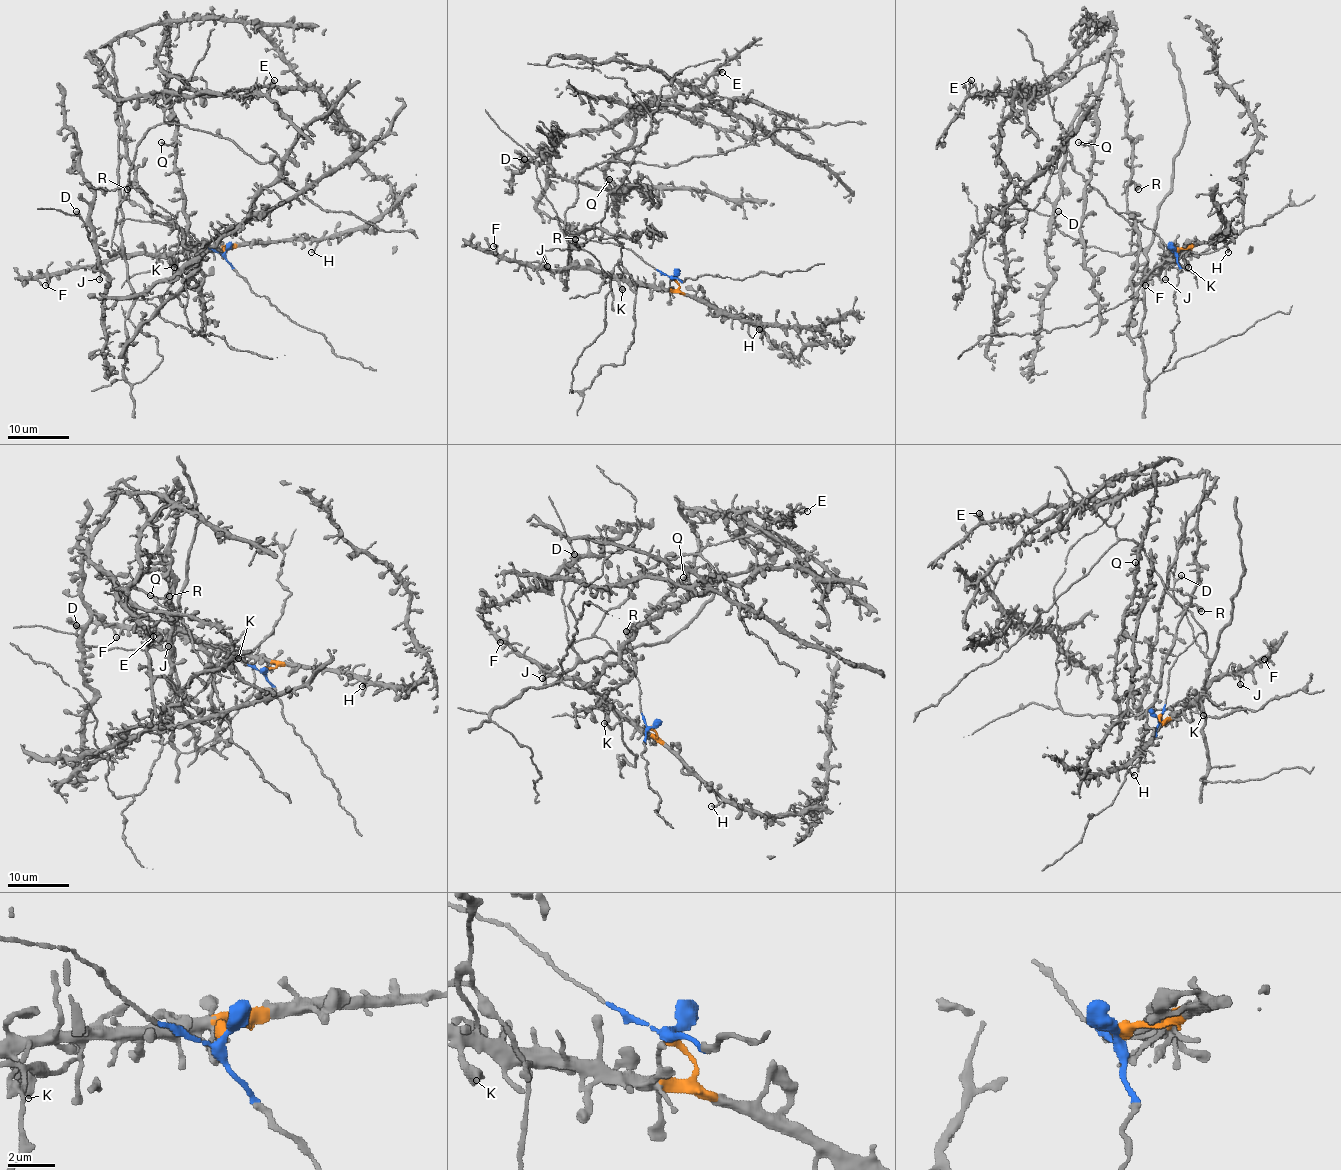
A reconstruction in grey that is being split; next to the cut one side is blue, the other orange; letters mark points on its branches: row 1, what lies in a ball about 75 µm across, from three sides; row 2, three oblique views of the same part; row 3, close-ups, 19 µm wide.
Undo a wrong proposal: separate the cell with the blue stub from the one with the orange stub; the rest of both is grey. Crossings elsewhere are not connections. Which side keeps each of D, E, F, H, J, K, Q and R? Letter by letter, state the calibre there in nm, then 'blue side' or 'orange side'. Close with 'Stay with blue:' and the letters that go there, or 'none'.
D: 400 nm | blue side
E: 320 nm | blue side
F: 240 nm | orange side
H: 240 nm | orange side
J: 260 nm | orange side
K: 480 nm | orange side
Q: 150 nm | blue side
R: 550 nm | blue side
Stay with blue: D, E, Q, R

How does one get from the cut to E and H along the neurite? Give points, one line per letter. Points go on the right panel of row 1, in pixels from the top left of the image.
E: (1175, 251), (1135, 219), (1127, 222), (1074, 170), (1044, 83), (993, 95), (970, 93), (970, 80)
H: (1176, 251), (1221, 240), (1228, 252)

